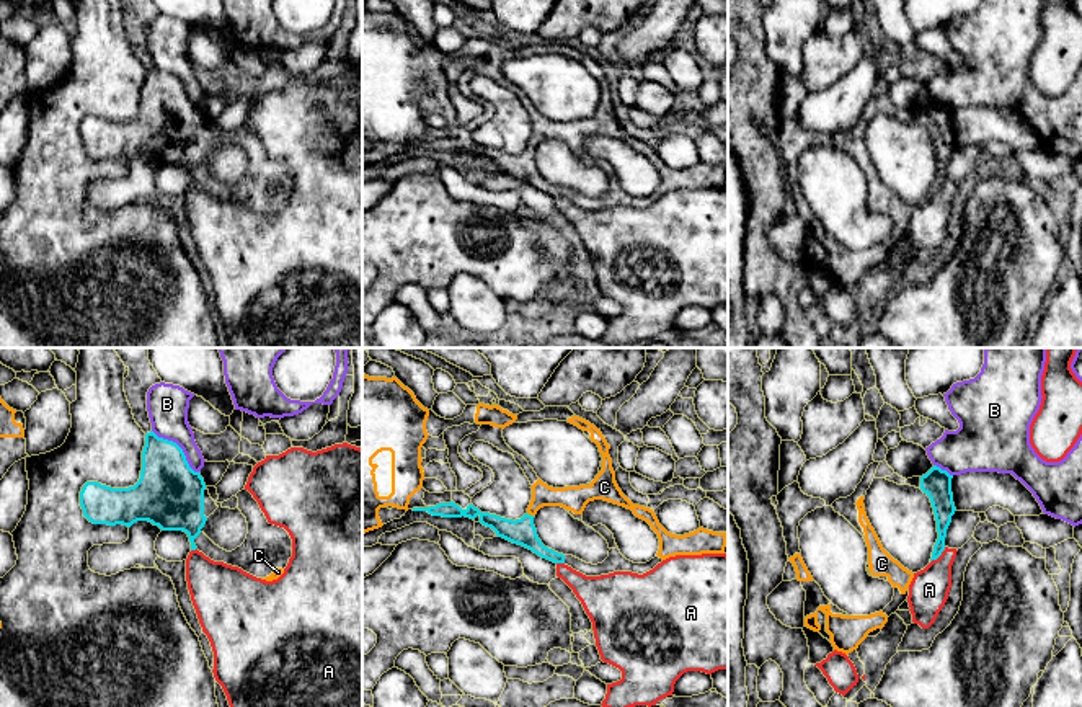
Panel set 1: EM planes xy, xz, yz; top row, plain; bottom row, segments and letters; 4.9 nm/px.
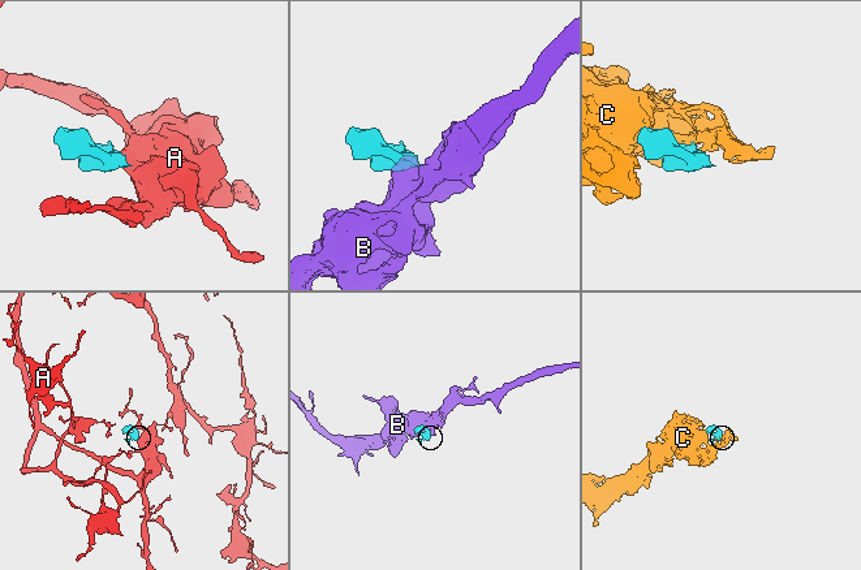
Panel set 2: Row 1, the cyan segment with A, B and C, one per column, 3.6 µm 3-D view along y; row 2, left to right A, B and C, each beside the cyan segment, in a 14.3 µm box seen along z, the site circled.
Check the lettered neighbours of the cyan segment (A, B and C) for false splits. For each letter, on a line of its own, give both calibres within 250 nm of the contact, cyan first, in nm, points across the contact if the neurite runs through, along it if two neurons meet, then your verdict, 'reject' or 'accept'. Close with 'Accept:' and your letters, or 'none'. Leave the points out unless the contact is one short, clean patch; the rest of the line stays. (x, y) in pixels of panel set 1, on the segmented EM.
A: 110 nm thick on the cyan side, 190 nm on the other; border along yz (945, 547), (931, 562); reject
B: 320 nm thick on the cyan side, 200 nm on the other; border along xy (152, 430), (172, 440), (198, 472); reject
C: 130 nm thick on the cyan side, 130 nm on the other; accept
Accept: C

